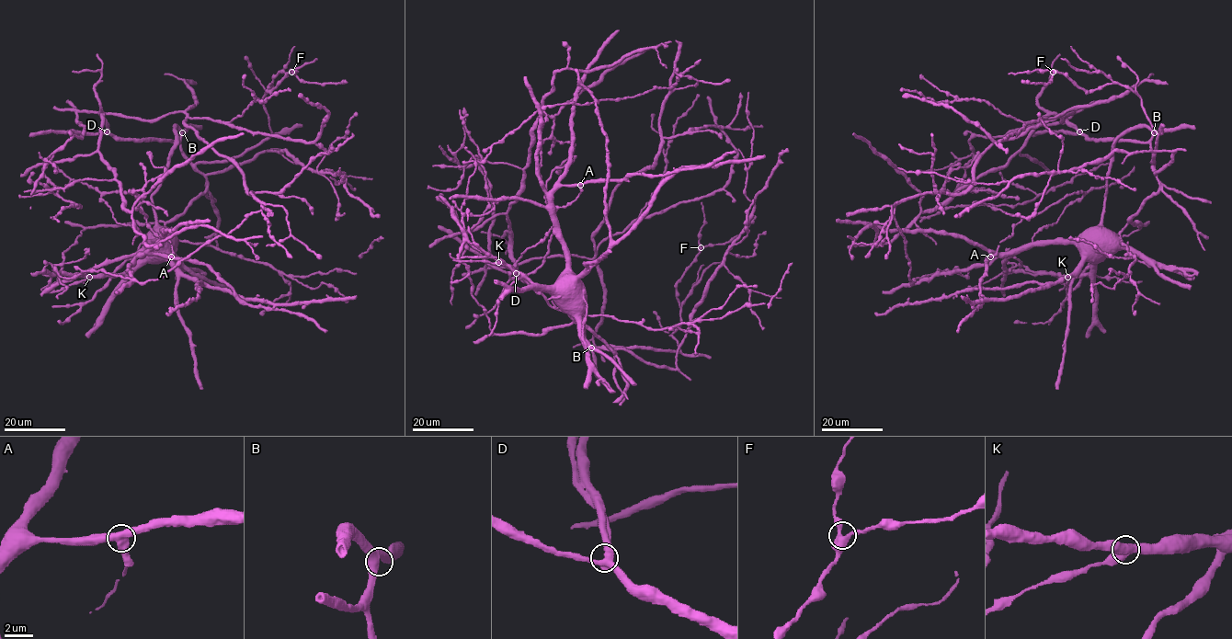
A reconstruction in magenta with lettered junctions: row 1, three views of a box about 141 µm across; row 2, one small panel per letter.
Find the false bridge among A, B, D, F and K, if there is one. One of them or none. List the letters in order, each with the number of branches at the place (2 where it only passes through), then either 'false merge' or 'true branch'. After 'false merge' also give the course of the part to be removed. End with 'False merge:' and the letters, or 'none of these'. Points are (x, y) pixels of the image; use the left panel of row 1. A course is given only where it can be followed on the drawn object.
A: 3 | true branch
B: 3 | true branch
D: 3 | true branch
F: 3 | true branch
K: 3 | true branch
False merge: none of these

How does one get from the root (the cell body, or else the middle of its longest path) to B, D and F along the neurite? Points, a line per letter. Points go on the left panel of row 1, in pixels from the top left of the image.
B: (160, 233), (151, 242), (144, 241), (155, 223), (152, 194), (165, 174), (176, 139), (176, 127), (182, 132)
D: (160, 233), (151, 241), (168, 237), (161, 229), (205, 191), (207, 178), (179, 143), (116, 139), (107, 131)
F: (160, 233), (205, 191), (197, 164), (271, 134), (263, 97), (291, 72)

